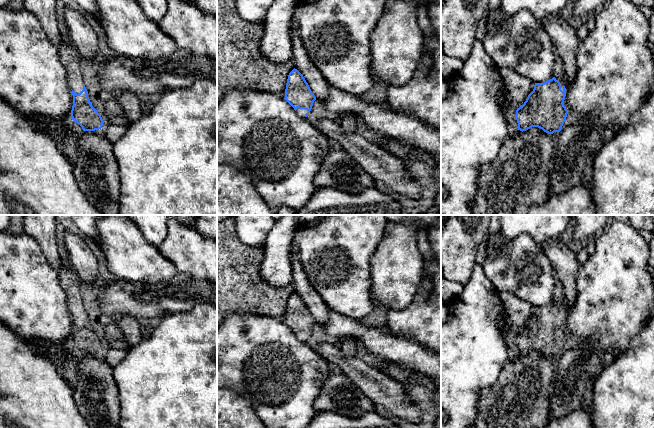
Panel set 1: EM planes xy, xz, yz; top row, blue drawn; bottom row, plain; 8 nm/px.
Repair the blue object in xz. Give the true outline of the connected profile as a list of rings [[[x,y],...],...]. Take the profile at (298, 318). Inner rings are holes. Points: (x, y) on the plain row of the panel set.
[[[295,292],[288,299],[284,323],[303,342],[308,340],[316,324],[305,302]]]

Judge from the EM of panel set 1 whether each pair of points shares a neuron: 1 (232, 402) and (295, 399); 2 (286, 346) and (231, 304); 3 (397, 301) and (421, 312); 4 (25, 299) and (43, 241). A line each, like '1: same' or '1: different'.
1: different
2: different
3: different
4: different

